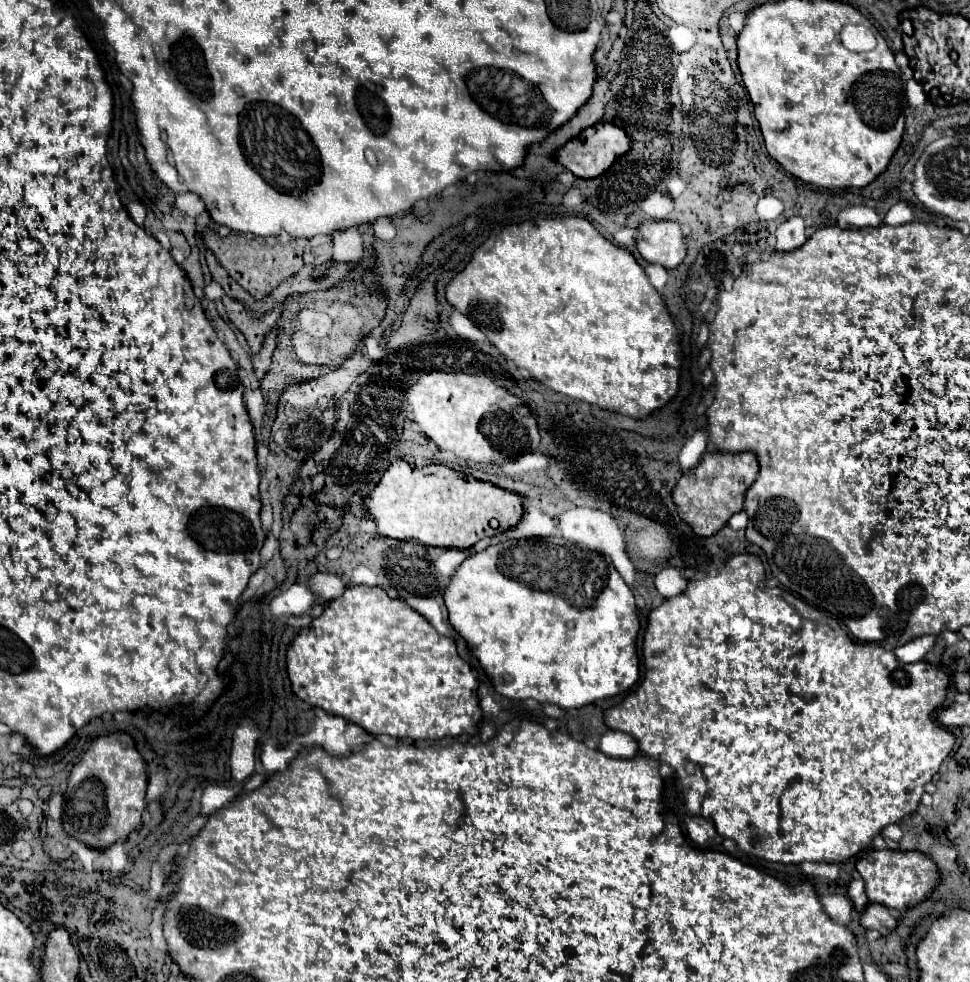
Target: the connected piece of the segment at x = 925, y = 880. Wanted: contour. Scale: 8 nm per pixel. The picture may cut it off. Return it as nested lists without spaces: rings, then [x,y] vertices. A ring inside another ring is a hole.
[[[870,849],[856,863],[856,869],[866,883],[866,895],[870,903],[880,903],[896,911],[906,911],[908,907],[926,899],[940,879],[940,873],[936,865],[930,861],[930,857],[918,851],[902,853],[902,851],[890,851],[890,849],[884,849],[884,851]]]

